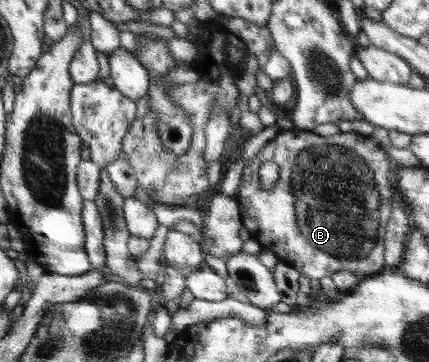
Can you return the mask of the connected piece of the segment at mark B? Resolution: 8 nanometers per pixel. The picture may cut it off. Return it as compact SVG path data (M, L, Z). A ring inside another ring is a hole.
M305 129L282 130L261 148L243 171L235 197L242 226L263 250L271 250L279 261L295 268L300 276L309 280L321 280L335 275L335 272L377 272L385 267L386 224L397 194L392 178L393 164L384 149L359 133L318 136ZM265 161L274 162L279 167L279 179L270 190L261 188L258 181L258 170Z

